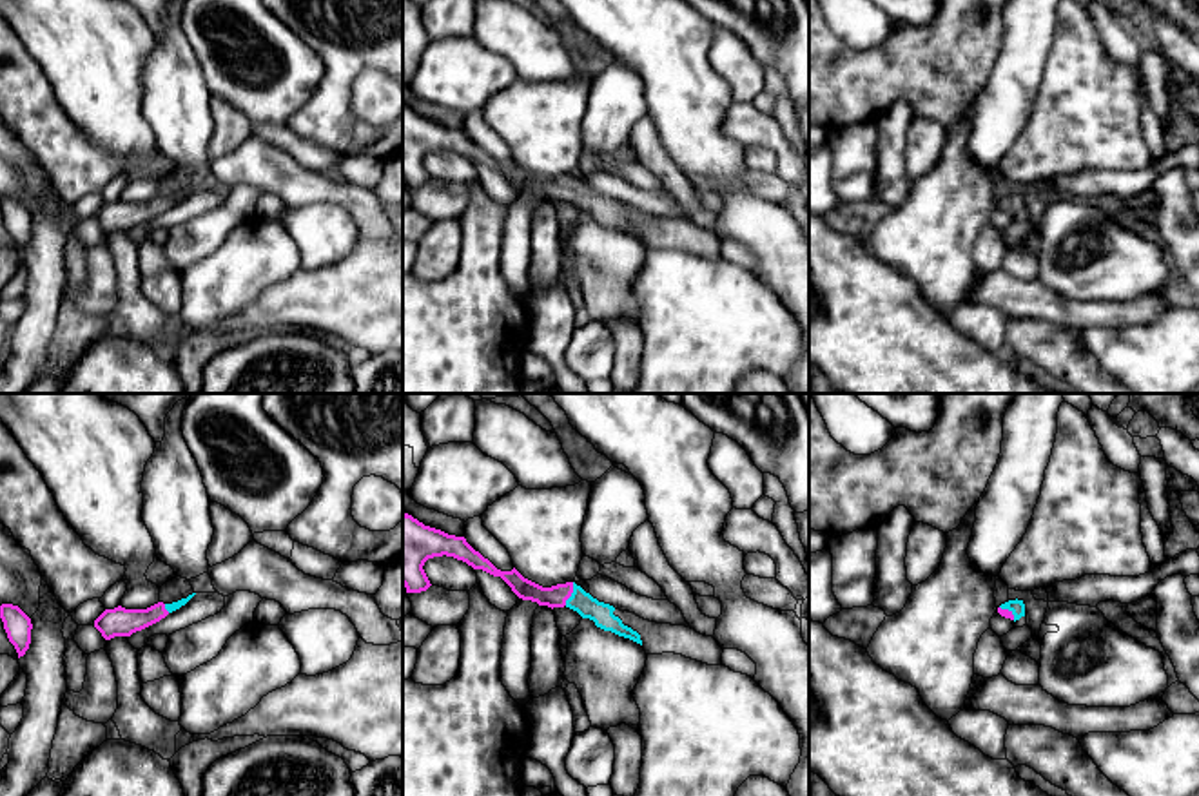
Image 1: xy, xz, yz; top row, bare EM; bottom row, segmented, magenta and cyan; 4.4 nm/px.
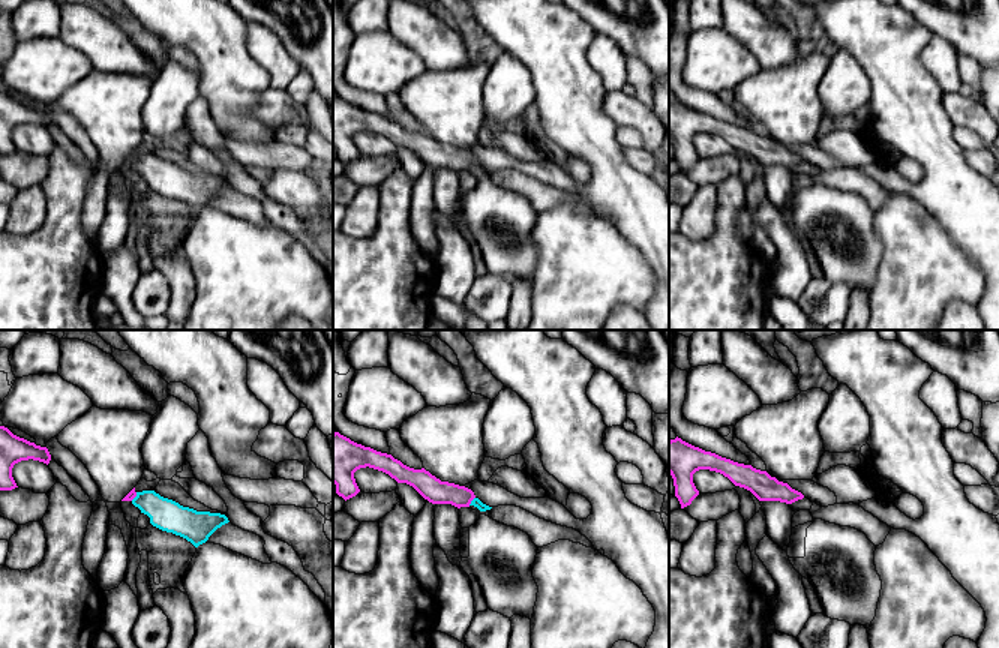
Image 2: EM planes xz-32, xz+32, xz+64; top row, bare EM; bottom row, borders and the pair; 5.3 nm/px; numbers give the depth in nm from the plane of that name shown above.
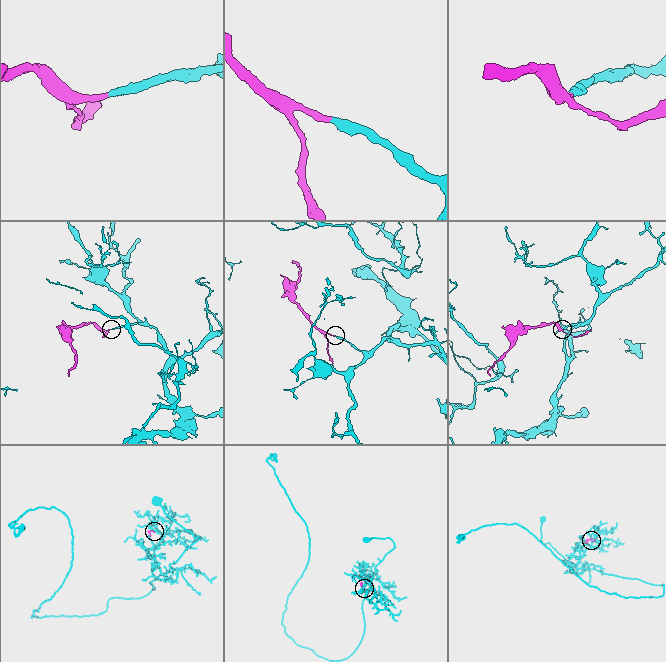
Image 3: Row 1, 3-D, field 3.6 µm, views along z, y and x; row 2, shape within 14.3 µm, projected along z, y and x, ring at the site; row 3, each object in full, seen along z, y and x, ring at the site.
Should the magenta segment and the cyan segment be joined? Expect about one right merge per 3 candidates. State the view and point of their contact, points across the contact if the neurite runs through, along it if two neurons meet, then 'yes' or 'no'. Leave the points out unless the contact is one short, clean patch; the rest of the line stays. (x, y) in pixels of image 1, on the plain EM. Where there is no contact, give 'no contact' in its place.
meets magenta in xz at (572, 185); runs through xz (554, 191), (572, 185), (584, 198); yes

